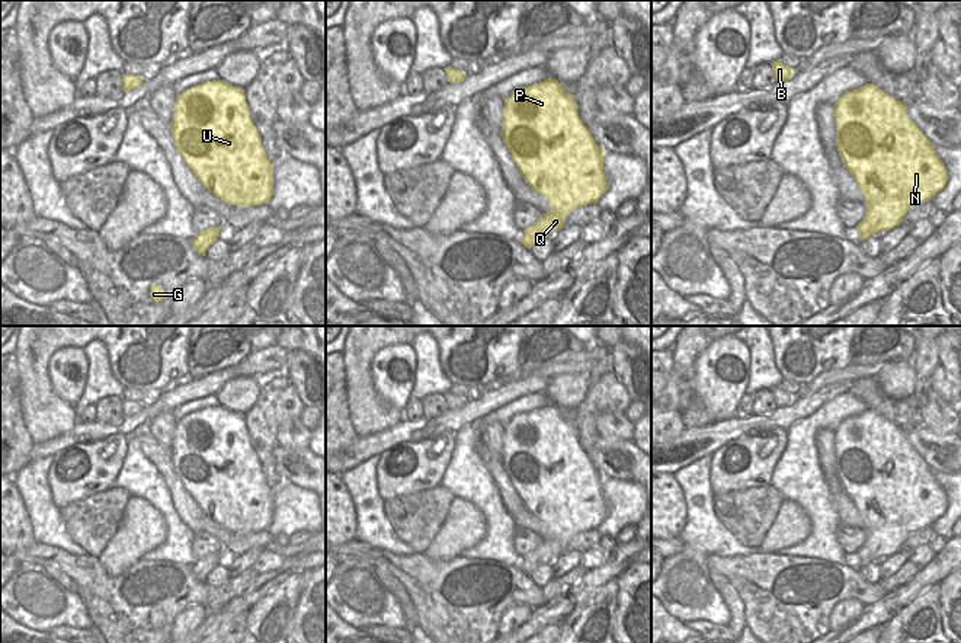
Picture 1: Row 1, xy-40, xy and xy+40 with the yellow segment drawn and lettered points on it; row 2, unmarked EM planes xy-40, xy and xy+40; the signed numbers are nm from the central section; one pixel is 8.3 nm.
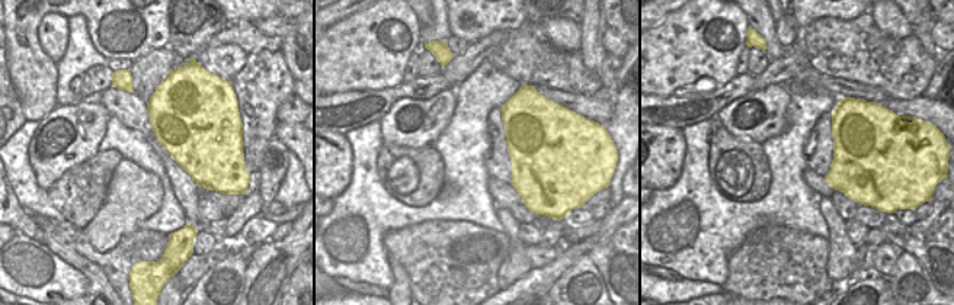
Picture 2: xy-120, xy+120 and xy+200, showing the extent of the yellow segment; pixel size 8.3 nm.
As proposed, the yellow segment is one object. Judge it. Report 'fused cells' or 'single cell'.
single cell

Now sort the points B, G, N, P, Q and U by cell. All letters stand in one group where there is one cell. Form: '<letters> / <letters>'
B G N P Q U

